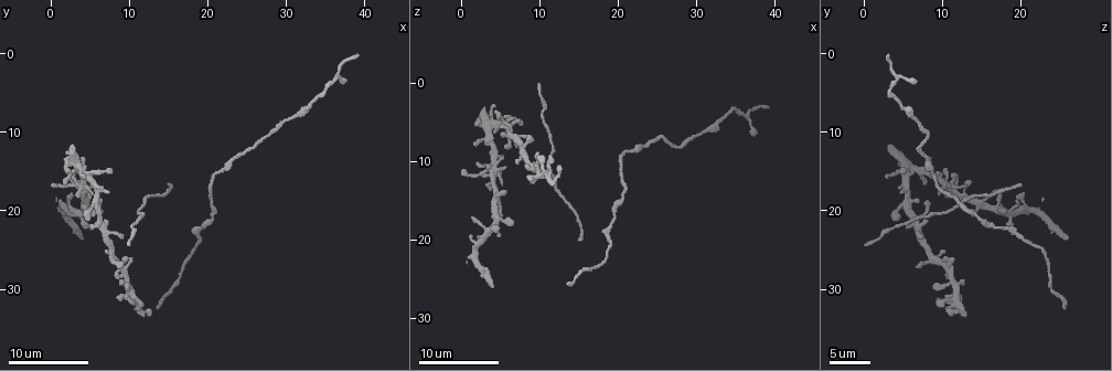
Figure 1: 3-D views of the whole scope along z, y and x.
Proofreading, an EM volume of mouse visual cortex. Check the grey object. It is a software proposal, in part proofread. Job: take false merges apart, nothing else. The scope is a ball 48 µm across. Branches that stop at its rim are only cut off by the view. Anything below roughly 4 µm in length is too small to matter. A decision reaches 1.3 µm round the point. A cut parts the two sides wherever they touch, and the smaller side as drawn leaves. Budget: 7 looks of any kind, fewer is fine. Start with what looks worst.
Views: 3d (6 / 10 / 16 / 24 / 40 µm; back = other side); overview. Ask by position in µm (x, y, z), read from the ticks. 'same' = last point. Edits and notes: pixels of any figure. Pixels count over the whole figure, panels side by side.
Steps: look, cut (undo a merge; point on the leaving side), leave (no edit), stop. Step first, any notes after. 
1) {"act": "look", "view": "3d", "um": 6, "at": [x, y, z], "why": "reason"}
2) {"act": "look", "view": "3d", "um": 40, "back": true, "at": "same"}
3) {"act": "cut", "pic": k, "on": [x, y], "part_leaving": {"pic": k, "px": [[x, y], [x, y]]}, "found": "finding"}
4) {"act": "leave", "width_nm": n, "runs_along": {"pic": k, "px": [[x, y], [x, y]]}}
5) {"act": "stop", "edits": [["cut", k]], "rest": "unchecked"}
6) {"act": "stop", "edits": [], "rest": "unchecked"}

{"act": "look", "view": "3d", "um": 16, "at": [15.5, 17.0, 19.0], "why": "a narrow waist"}

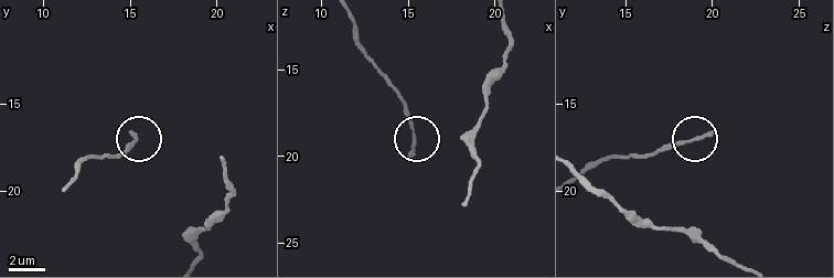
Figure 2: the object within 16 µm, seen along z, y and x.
{"act": "leave", "runs_along": {"pic": 2, "px": [[644, 157], [694, 139]]}, "found": "all the same neuron"}

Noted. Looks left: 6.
{"act": "look", "view": "3d", "um": 10, "at": [11.0, 21.5, 6.0]}

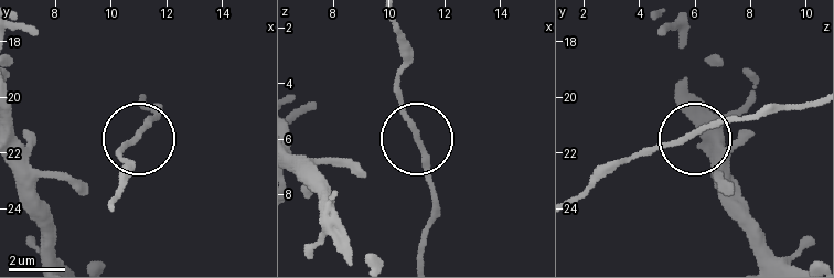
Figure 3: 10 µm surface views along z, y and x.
{"act": "leave", "runs_along": {"pic": 3, "px": [[809, 104], [738, 114], [666, 147], [627, 157]]}, "found": "all the same neuron"}

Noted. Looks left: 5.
{"act": "look", "view": "3d", "um": 6, "at": [31.0, 8.0, 6.0], "why": "thick turns thin"}

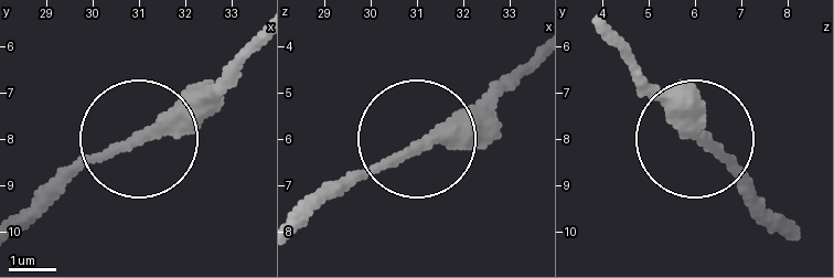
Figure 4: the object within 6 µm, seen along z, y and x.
{"act": "leave", "runs_along": {"pic": 4, "px": [[19, 233], [89, 166], [161, 129], [228, 63]]}, "found": "continuous, no second neuron"}

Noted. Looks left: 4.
{"act": "look", "view": "3d", "um": 16, "at": [18.5, 22.5, 19.0]}

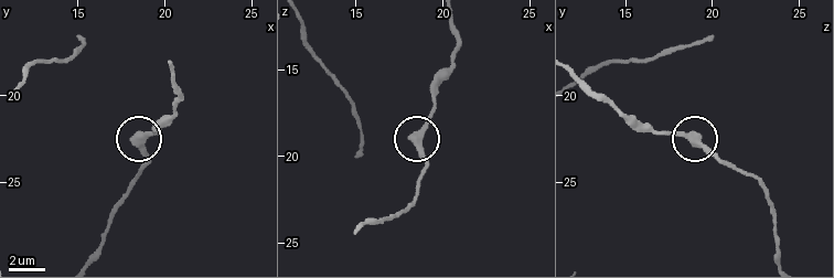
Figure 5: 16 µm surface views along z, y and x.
{"act": "leave", "side_arm_um": 15, "found": "one neuron here"}

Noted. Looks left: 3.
{"act": "stop", "edits": [], "rest": "unchecked"}

